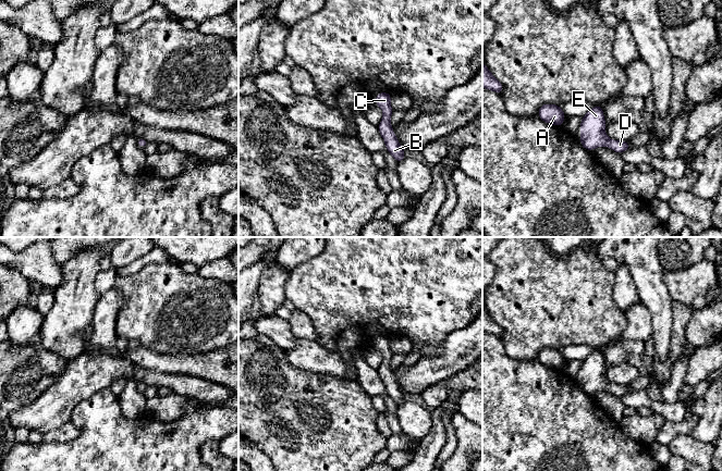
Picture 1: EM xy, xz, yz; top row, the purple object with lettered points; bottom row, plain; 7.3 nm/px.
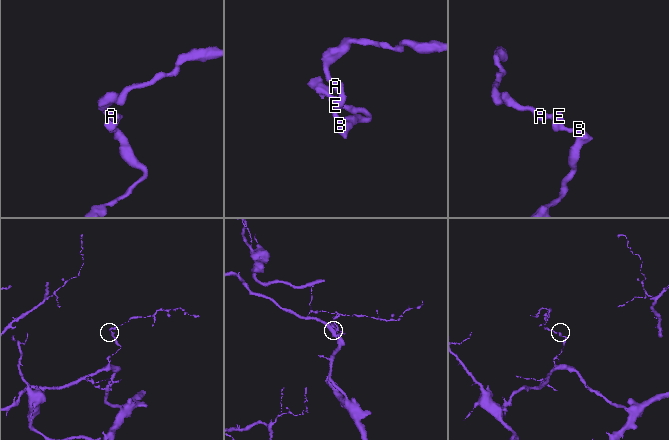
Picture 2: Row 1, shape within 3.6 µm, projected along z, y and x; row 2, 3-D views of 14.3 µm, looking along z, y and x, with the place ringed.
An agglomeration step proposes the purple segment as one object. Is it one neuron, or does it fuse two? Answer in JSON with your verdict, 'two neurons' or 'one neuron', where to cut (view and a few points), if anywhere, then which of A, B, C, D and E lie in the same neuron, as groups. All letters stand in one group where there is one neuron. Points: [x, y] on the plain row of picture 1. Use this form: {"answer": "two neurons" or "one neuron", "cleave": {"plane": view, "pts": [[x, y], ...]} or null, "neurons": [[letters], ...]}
{"answer": "one neuron", "cleave": null, "neurons": [["A", "B", "C", "D", "E"]]}

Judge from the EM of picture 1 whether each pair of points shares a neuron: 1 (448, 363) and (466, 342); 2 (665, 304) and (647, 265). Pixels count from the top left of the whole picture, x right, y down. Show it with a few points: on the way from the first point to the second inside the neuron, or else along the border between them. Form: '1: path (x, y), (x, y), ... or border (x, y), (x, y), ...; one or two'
1: path (452, 358), (462, 347); one
2: path (656, 294), (650, 286), (648, 275); one

